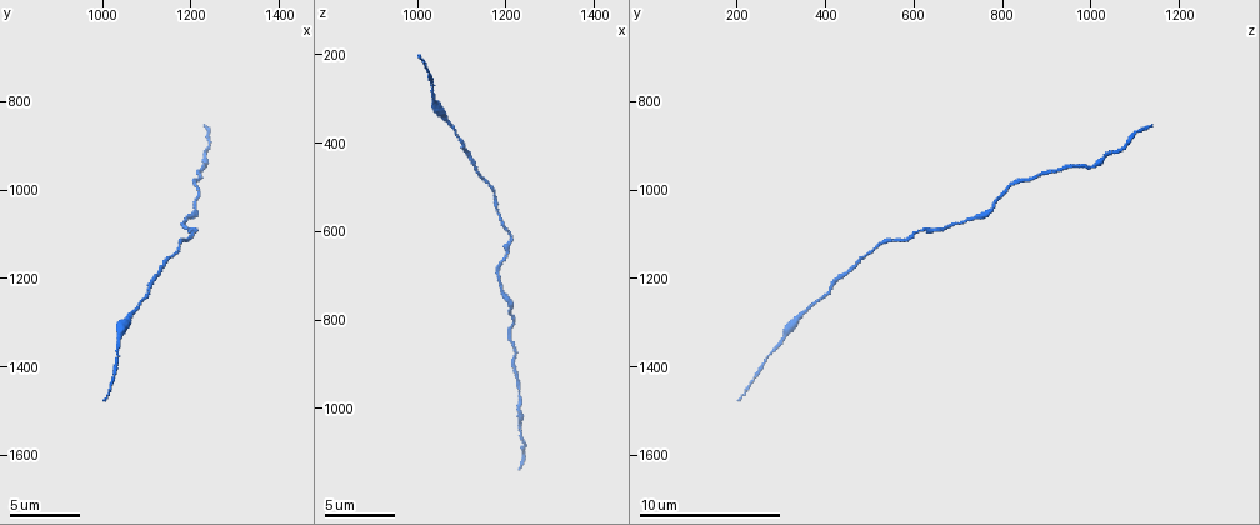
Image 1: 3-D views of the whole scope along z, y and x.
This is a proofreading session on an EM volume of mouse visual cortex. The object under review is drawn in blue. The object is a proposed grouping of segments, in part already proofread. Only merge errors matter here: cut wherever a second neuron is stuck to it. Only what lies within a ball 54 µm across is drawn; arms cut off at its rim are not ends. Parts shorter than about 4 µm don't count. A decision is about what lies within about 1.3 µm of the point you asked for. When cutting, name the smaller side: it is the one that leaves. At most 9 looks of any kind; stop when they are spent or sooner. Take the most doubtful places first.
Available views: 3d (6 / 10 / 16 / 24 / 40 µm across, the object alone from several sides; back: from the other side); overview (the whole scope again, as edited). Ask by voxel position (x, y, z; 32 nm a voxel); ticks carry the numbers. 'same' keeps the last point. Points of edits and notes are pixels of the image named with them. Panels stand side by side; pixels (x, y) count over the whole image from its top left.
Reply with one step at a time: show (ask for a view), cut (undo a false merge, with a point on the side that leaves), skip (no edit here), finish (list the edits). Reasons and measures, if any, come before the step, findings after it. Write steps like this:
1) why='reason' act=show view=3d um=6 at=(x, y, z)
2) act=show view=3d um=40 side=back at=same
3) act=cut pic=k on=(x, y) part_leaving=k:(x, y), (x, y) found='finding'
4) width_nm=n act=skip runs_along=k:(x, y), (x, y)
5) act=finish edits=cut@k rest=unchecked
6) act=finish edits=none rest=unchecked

why='thick turns thin' act=show view=3d um=6 at=(1210, 1030, 780)

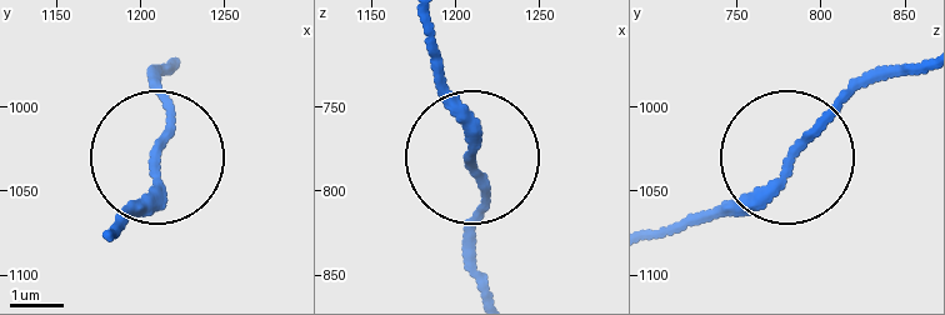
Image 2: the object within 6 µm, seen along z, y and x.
why='other side' act=show view=3d um=6 side=back at=(1210, 1036, 780)

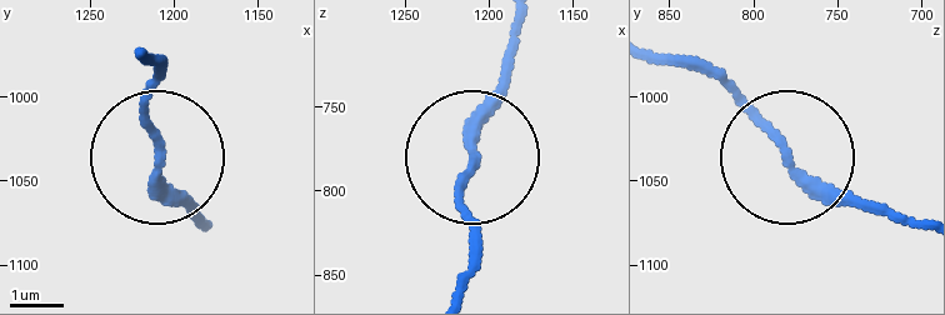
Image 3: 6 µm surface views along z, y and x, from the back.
act=skip runs_along=3:(523, 29), (460, 190), (469, 240) found='all the same neuron'

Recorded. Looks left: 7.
why='calibre changes' act=show view=3d um=16 at=(1065, 1285, 345)

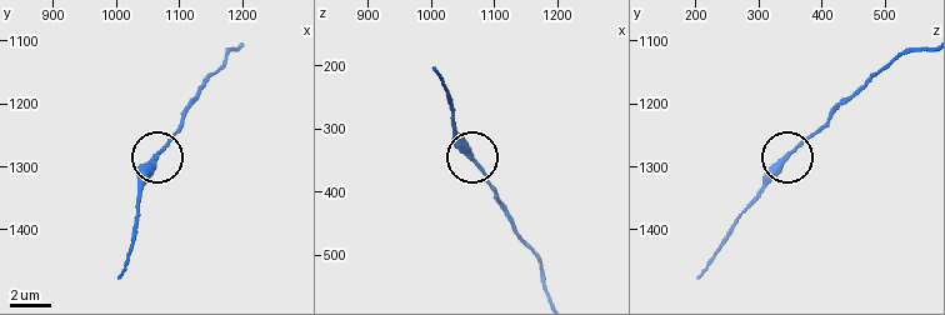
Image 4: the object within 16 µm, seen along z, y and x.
act=show view=3d um=16 side=back at=(1065, 1280, 350)

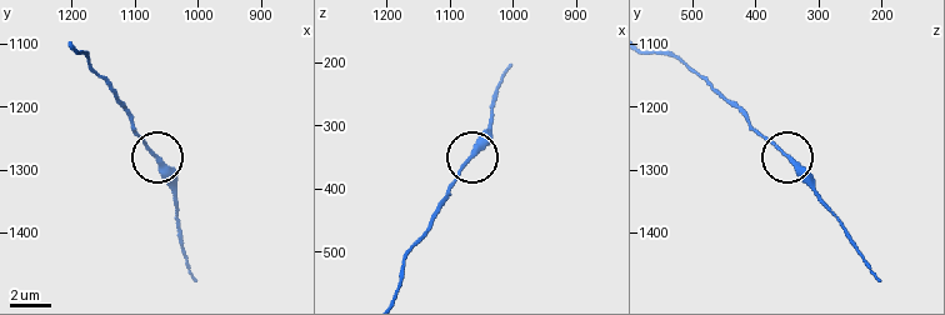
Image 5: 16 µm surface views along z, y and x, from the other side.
width_nm=230 act=skip runs_along=5:(395, 294), (401, 264), (489, 125) found='one neuron here'

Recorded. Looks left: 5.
why='sudden change in width' act=show view=3d um=6 at=(1235, 945, 990)

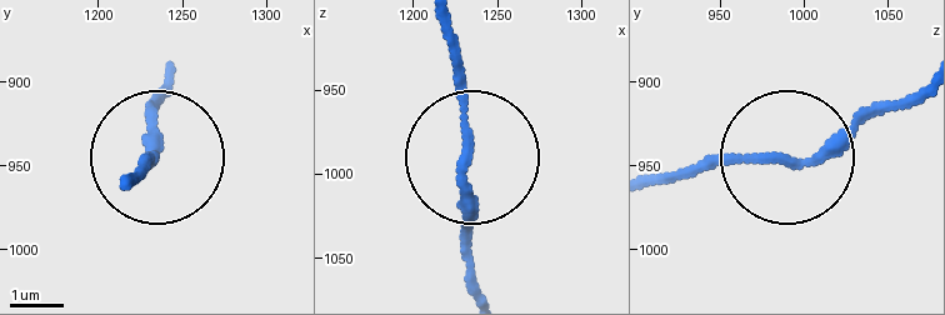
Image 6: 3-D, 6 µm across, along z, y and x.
width_nm=160 act=skip runs_along=6:(446, 26), (474, 281) found='one neuron here'

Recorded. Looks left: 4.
act=show view=3d um=6 at=(1210, 1095, 615)

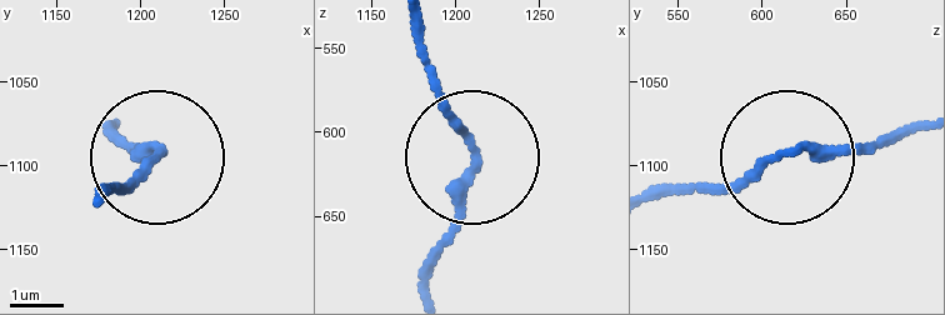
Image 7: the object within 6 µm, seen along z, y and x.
act=skip runs_along=7:(475, 163), (435, 275) found='continuous, no second neuron'

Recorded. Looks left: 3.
act=finish edits=none rest=unchecked

